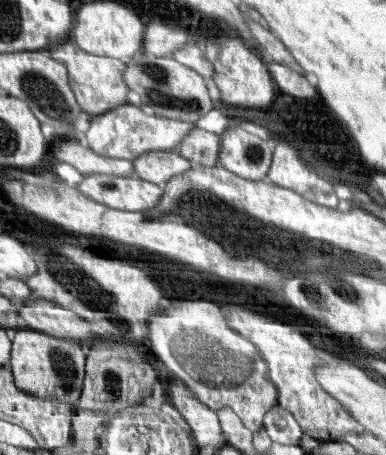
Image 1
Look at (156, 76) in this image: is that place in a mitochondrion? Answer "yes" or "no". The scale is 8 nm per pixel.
yes

